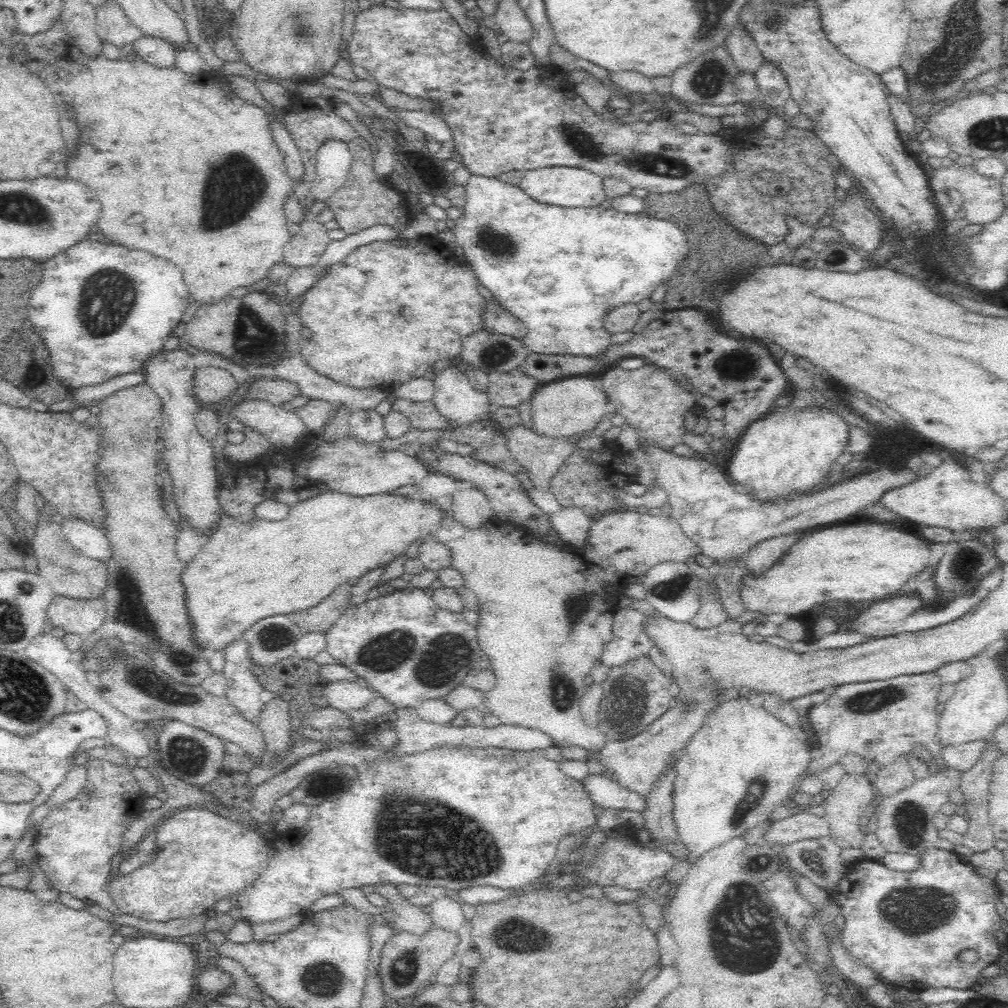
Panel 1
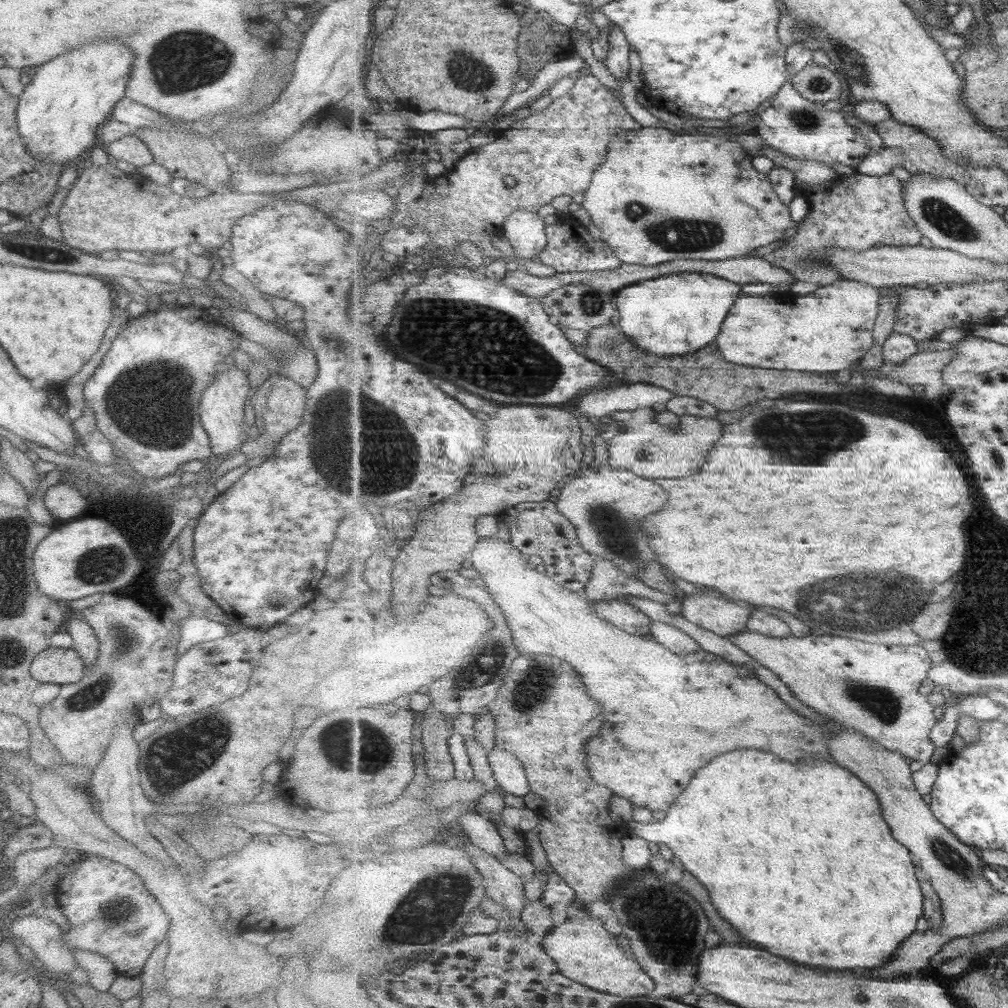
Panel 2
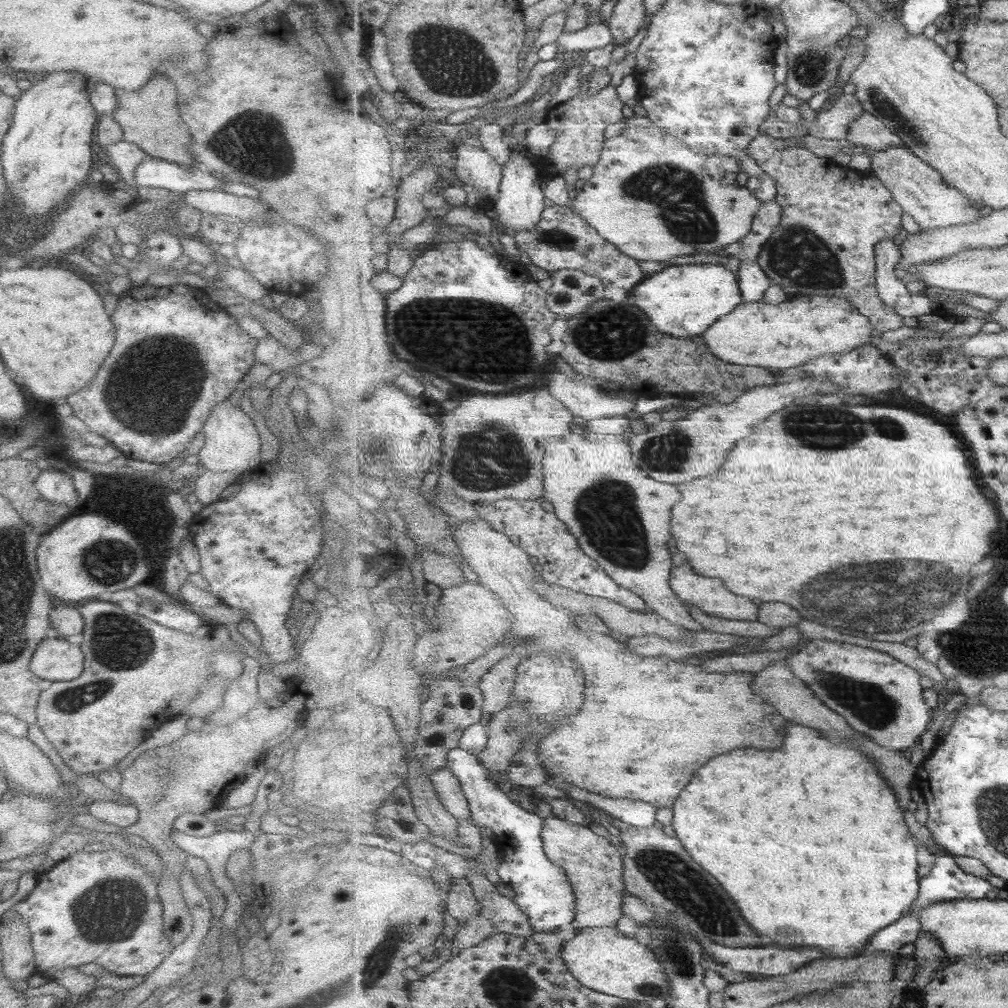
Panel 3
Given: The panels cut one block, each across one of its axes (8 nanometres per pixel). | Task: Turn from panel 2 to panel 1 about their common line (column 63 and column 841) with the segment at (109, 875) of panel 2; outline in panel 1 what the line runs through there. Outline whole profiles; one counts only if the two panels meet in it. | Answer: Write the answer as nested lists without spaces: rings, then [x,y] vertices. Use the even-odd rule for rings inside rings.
[[[938,846],[926,849],[920,868],[912,872],[892,870],[880,860],[864,858],[849,864],[847,874],[842,875],[835,885],[823,889],[828,904],[836,906],[839,915],[843,916],[844,926],[839,938],[843,947],[881,978],[916,994],[930,986],[956,990],[972,987],[981,980],[983,968],[999,961],[1007,941],[998,923],[996,881],[982,875],[954,850],[939,849]],[[963,948],[978,951],[980,961],[972,965],[959,963],[955,954]]]

